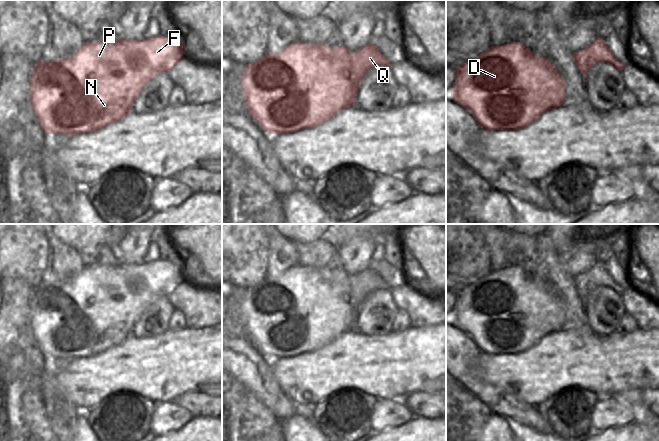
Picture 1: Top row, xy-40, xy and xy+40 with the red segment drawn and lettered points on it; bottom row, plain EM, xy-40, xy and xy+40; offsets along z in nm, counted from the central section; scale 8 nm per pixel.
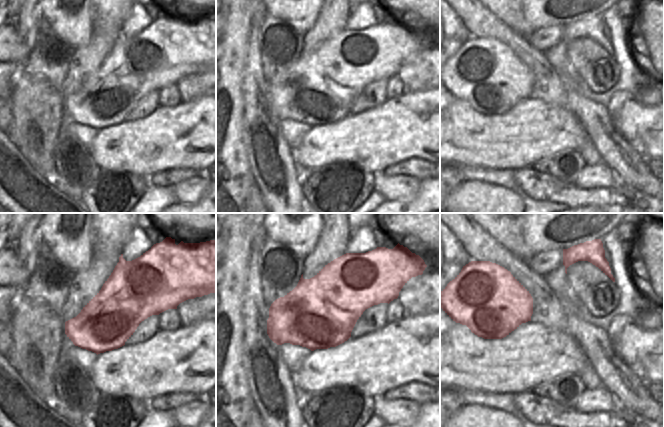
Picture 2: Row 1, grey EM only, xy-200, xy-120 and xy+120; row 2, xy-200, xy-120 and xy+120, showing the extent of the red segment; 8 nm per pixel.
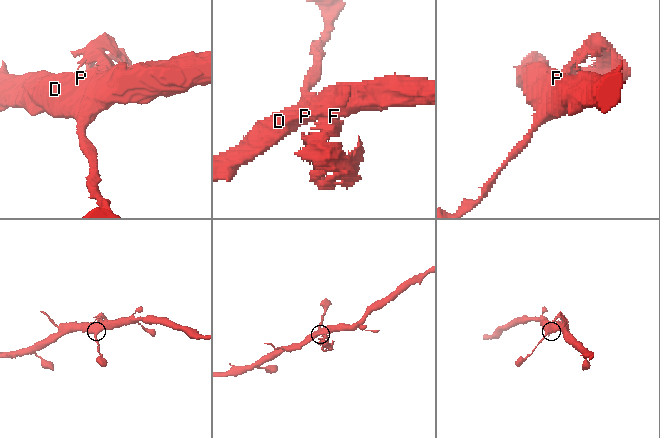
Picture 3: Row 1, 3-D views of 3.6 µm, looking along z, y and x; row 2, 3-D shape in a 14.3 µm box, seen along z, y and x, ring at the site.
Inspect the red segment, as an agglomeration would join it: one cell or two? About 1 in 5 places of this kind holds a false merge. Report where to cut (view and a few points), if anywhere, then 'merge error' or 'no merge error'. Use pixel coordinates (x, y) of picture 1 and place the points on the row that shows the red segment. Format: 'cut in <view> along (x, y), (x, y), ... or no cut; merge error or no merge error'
cut in xy along (351, 53), (352, 72), (357, 80); merge error

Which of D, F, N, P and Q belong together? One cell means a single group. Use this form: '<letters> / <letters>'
D F N P / Q

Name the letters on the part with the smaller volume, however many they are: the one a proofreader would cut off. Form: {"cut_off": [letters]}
{"cut_off": ["Q"]}

